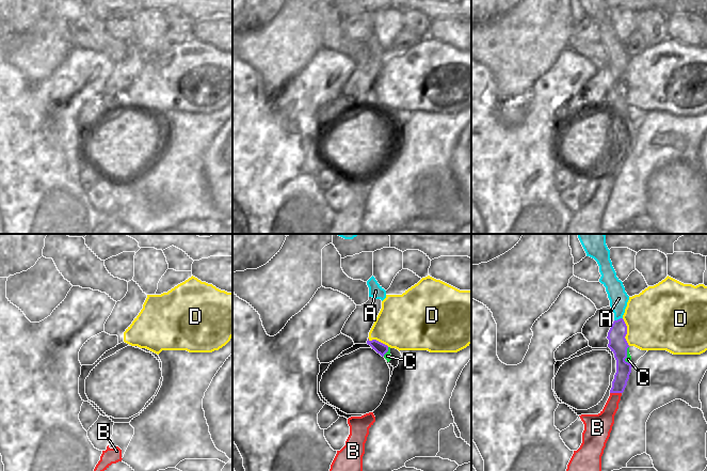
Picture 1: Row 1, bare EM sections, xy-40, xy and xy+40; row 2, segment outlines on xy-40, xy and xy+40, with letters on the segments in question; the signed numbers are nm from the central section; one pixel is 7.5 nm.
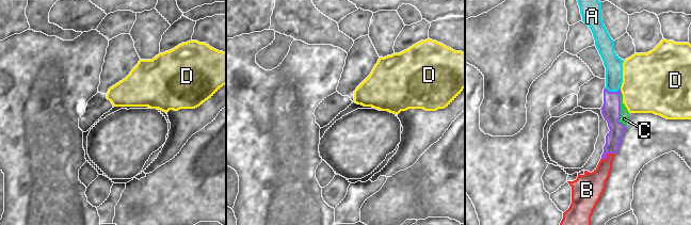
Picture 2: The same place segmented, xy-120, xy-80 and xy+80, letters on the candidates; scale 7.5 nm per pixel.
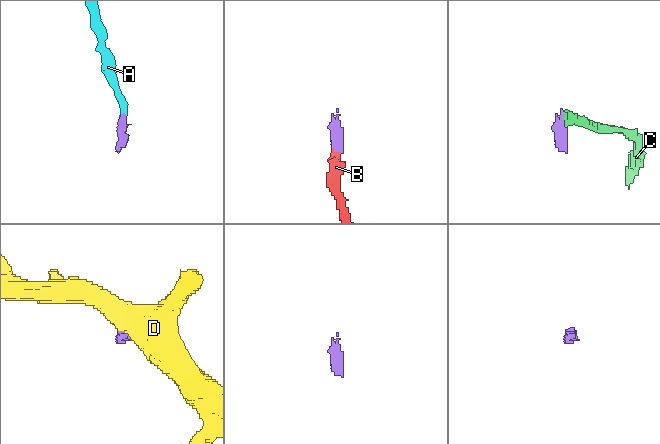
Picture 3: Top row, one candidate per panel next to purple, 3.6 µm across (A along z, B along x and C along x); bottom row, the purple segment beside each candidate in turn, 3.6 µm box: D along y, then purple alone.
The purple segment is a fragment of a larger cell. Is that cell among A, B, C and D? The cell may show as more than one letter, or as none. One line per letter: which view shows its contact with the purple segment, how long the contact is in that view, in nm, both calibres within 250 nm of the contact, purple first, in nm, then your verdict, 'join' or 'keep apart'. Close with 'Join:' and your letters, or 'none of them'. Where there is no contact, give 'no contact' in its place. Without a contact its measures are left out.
A: meets purple in xy+40; contact 70 nm long; 140 nm thick on the purple side, 140 nm on the other; join
B: meets purple in xy+40; contact 90 nm long; 110 nm thick on the purple side, 150 nm on the other; join
C: meets purple in xy+40; contact 160 nm long; 140 nm thick on the purple side, 50 nm on the other; keep apart
D: meets purple in xy+40; contact 220 nm long; 140 nm thick on the purple side, 460 nm on the other; keep apart
Join: A, B

